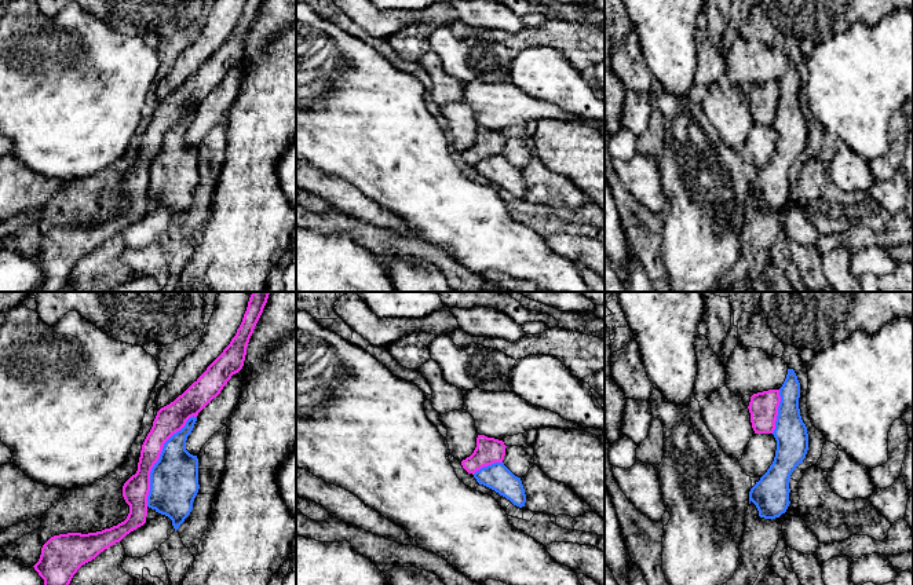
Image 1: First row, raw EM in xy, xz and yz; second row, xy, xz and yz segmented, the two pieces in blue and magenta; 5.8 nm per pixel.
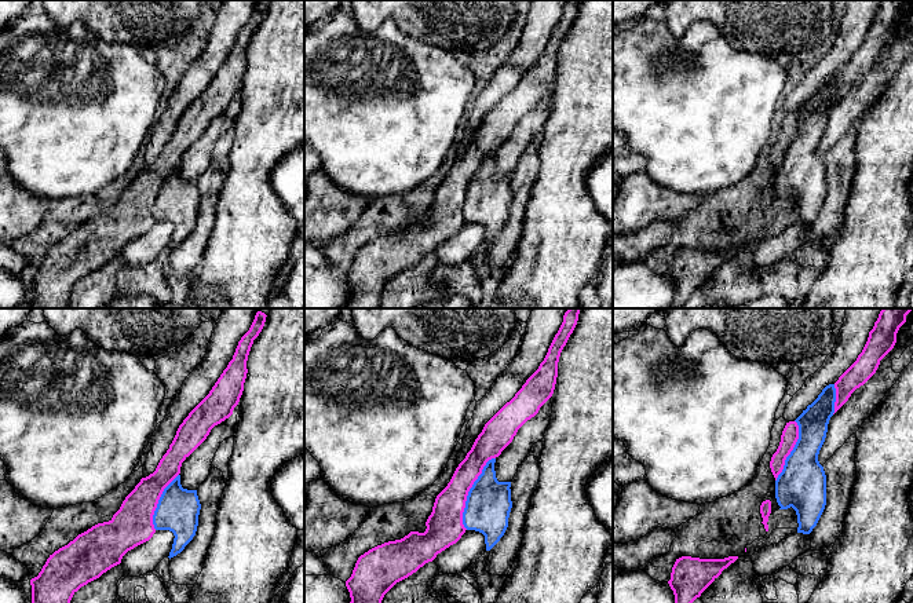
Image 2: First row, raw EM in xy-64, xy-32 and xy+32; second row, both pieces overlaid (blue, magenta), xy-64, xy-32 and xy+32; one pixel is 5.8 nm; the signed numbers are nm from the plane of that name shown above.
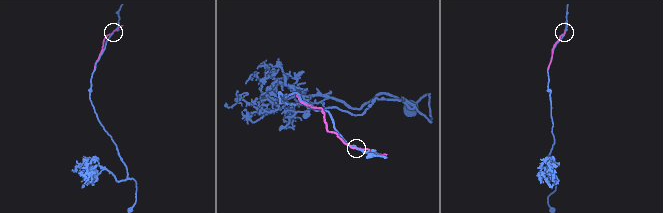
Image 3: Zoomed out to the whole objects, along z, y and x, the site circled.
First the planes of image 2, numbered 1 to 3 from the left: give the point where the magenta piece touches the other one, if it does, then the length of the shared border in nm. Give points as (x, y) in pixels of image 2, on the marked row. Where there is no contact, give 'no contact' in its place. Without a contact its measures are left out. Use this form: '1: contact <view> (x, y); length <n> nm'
1: contact xy-64 (159, 501); length 360 nm
2: contact xy-32 (468, 492); length 460 nm
3: contact xy+32 (792, 450); length 380 nm

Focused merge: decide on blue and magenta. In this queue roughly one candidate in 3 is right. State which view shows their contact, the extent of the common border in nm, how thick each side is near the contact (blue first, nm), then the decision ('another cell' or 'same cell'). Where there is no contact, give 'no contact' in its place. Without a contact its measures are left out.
contact in xy; length 600 nm; calibres 280 and 160 nm; another cell

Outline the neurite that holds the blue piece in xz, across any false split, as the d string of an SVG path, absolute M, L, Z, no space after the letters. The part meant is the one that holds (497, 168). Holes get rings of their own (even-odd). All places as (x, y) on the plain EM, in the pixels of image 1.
M494 154L474 165L479 176L483 176L522 200L526 186L521 169L515 168L504 154Z

